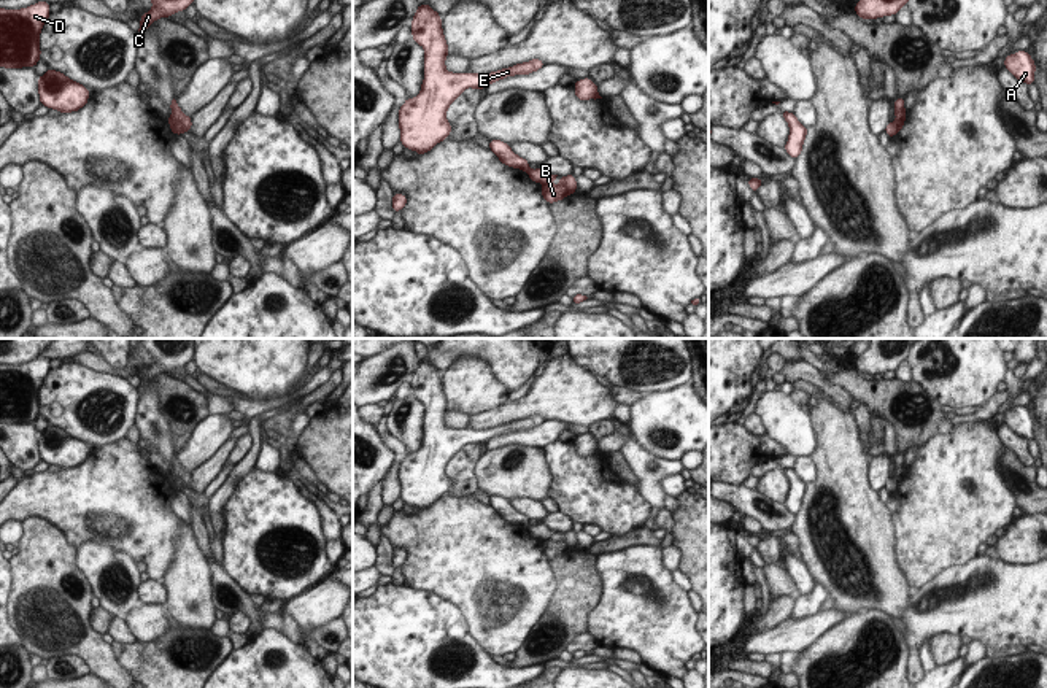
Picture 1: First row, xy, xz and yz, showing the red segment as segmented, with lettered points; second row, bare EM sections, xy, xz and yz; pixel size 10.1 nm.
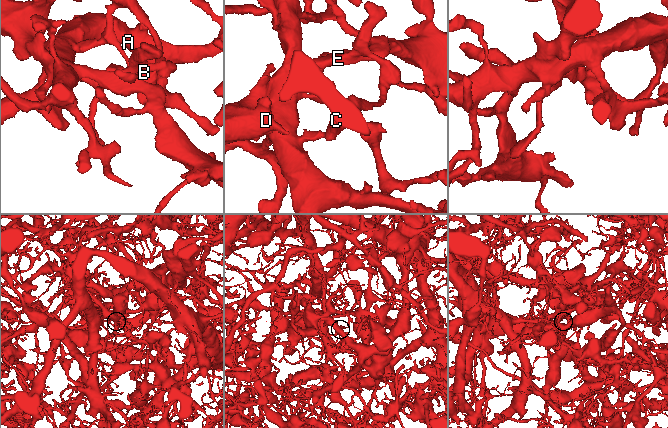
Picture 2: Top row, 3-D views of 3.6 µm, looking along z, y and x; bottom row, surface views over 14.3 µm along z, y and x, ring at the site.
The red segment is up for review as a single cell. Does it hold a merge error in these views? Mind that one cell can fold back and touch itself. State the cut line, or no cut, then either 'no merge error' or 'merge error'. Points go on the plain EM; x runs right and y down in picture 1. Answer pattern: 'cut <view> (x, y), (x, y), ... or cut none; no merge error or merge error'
cut xz (561, 539), (571, 548); merge error

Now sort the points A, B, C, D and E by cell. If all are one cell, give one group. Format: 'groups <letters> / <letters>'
groups A B D E / C

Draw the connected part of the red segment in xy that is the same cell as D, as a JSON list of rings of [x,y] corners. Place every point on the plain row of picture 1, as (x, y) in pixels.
[[[48,358],[21,365],[0,364],[0,423],[35,423],[41,415],[40,388],[49,373]]]

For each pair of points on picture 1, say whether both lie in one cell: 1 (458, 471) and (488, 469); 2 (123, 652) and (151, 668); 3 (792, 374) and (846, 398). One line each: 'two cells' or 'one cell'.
1: two cells
2: one cell
3: one cell

